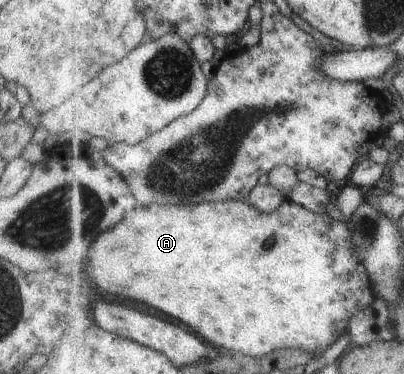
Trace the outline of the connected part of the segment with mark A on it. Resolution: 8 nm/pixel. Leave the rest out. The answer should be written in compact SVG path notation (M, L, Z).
M234 199L179 206L159 204L138 206L135 210L128 212L121 223L113 228L111 234L107 230L99 236L90 250L89 264L85 272L89 274L91 285L97 287L99 294L110 294L111 297L111 292L113 292L117 294L117 297L125 296L125 298L131 298L161 310L166 315L177 318L185 325L192 327L210 346L216 345L226 351L251 357L267 357L279 349L301 349L311 354L318 354L339 340L339 336L345 333L351 316L378 304L370 277L367 276L367 270L355 254L355 244L353 244L348 224L349 222L343 222L343 220L333 220L328 214L313 212L290 200L283 202L280 208L271 213L263 212L257 206Z

